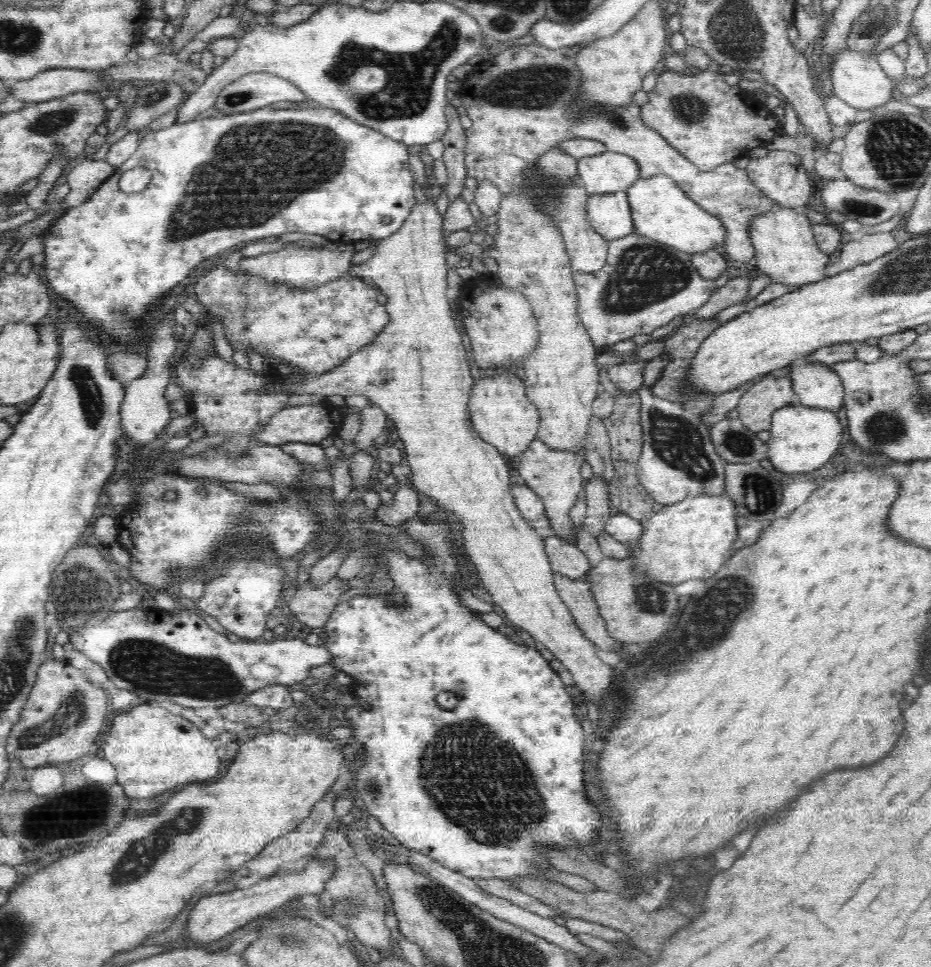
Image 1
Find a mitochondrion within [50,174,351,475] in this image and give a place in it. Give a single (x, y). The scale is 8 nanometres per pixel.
(92, 406)

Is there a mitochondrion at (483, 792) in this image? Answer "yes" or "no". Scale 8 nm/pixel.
yes

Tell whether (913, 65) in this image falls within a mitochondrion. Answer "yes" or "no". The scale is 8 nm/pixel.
no

